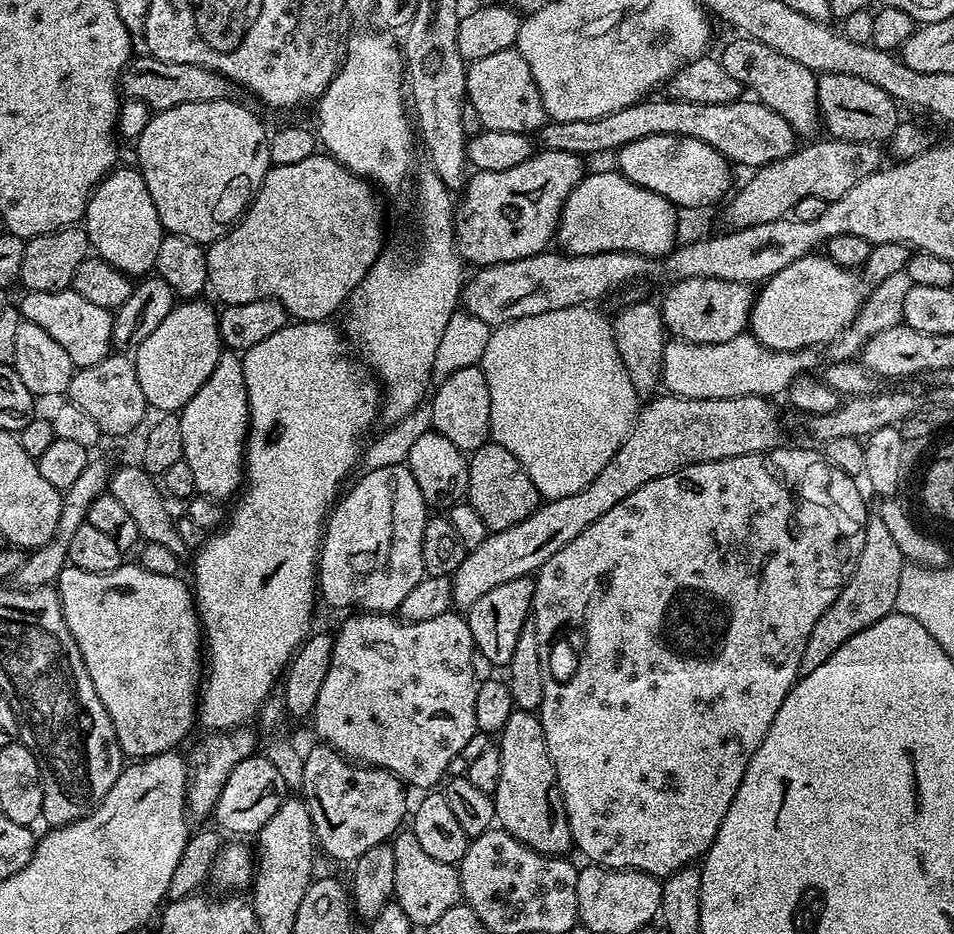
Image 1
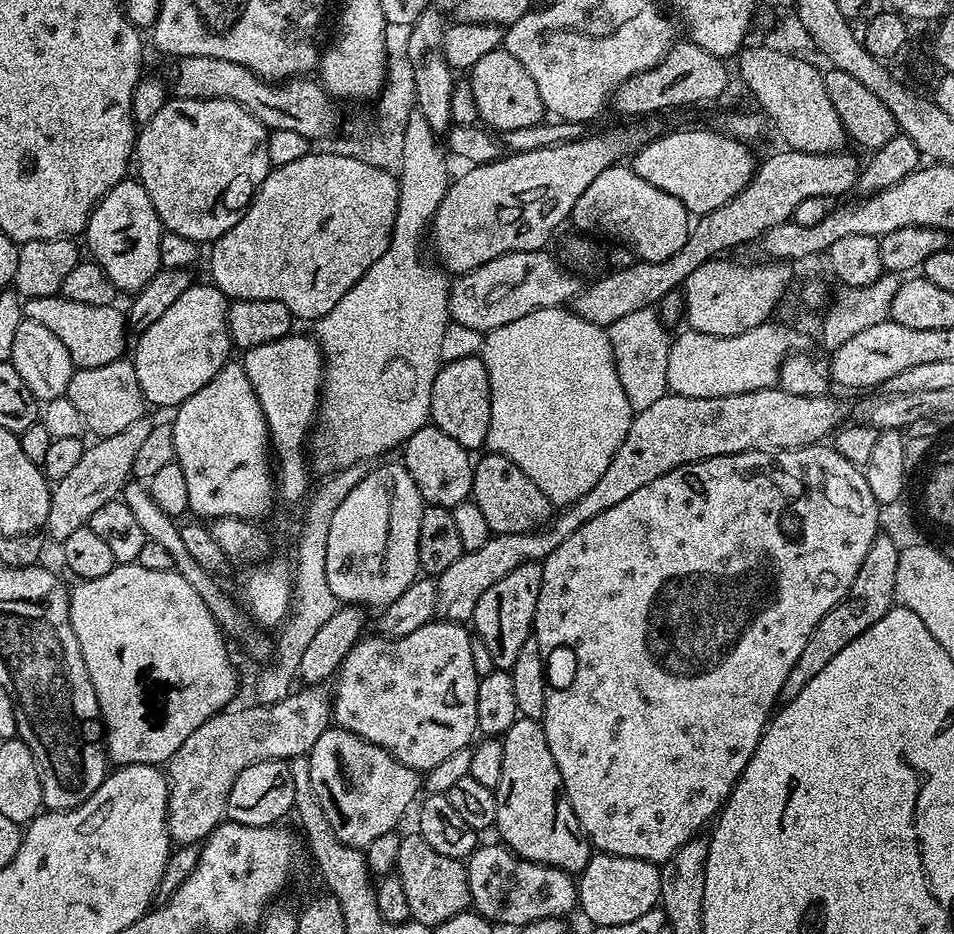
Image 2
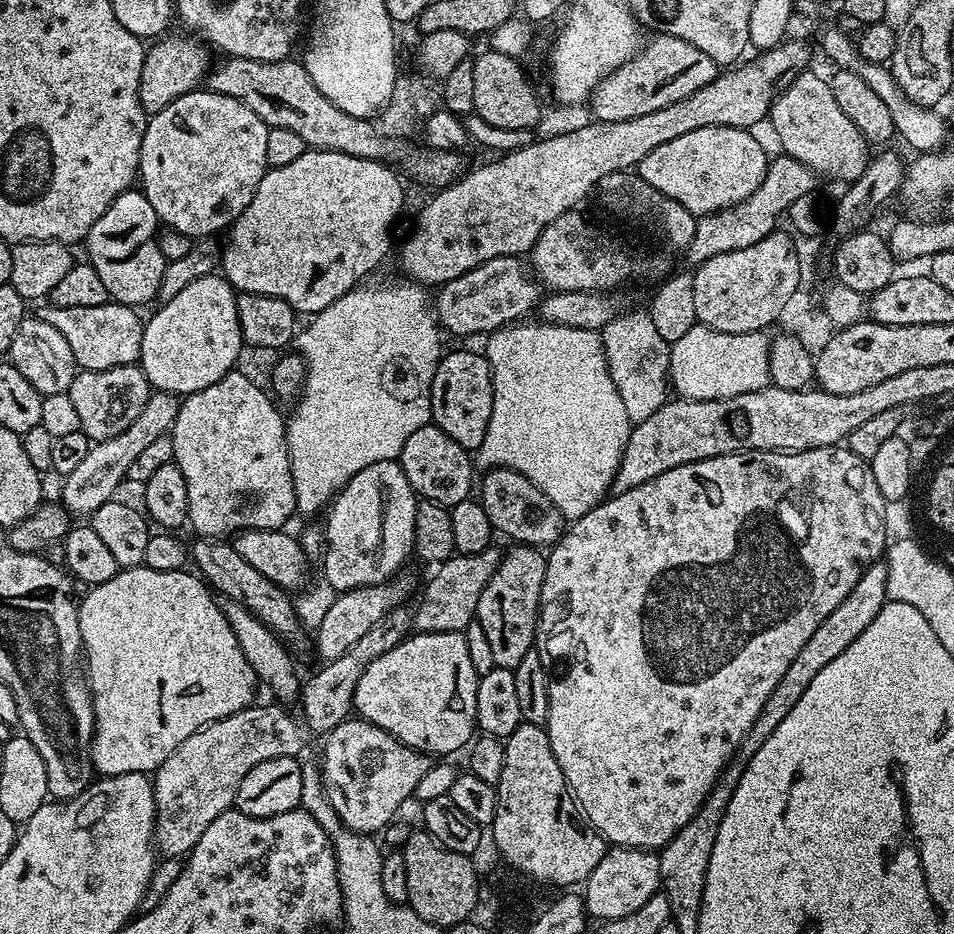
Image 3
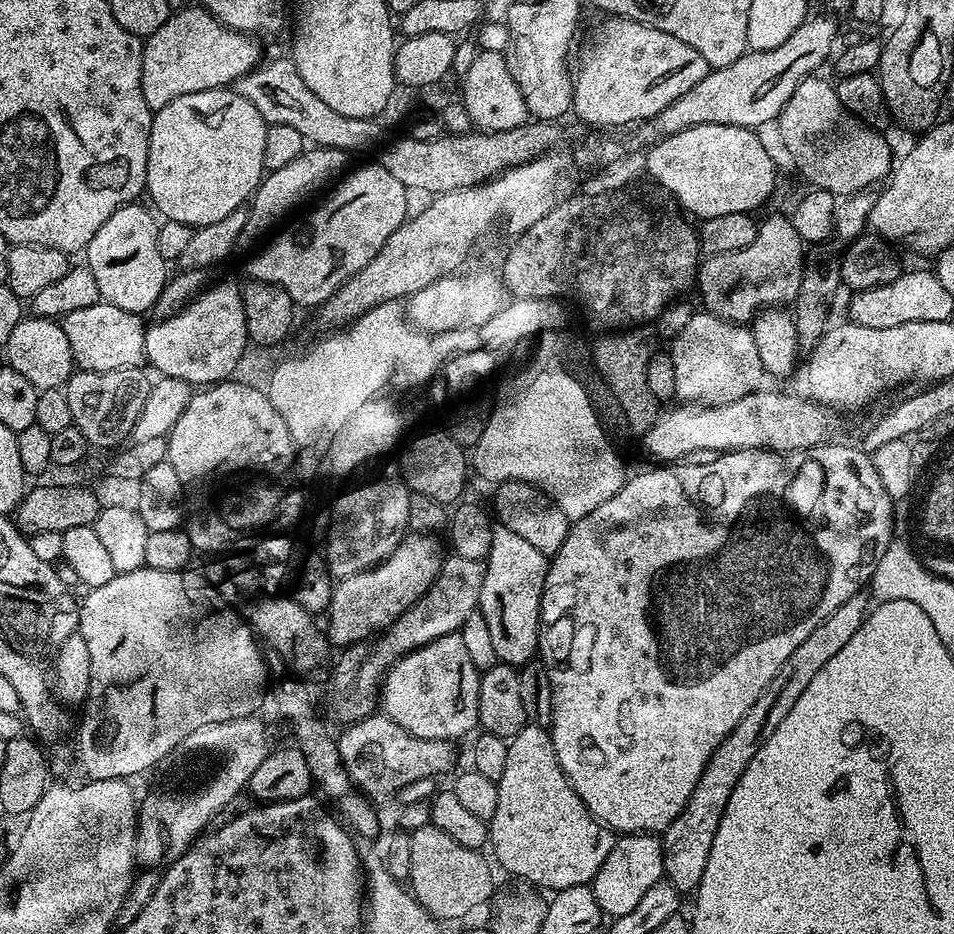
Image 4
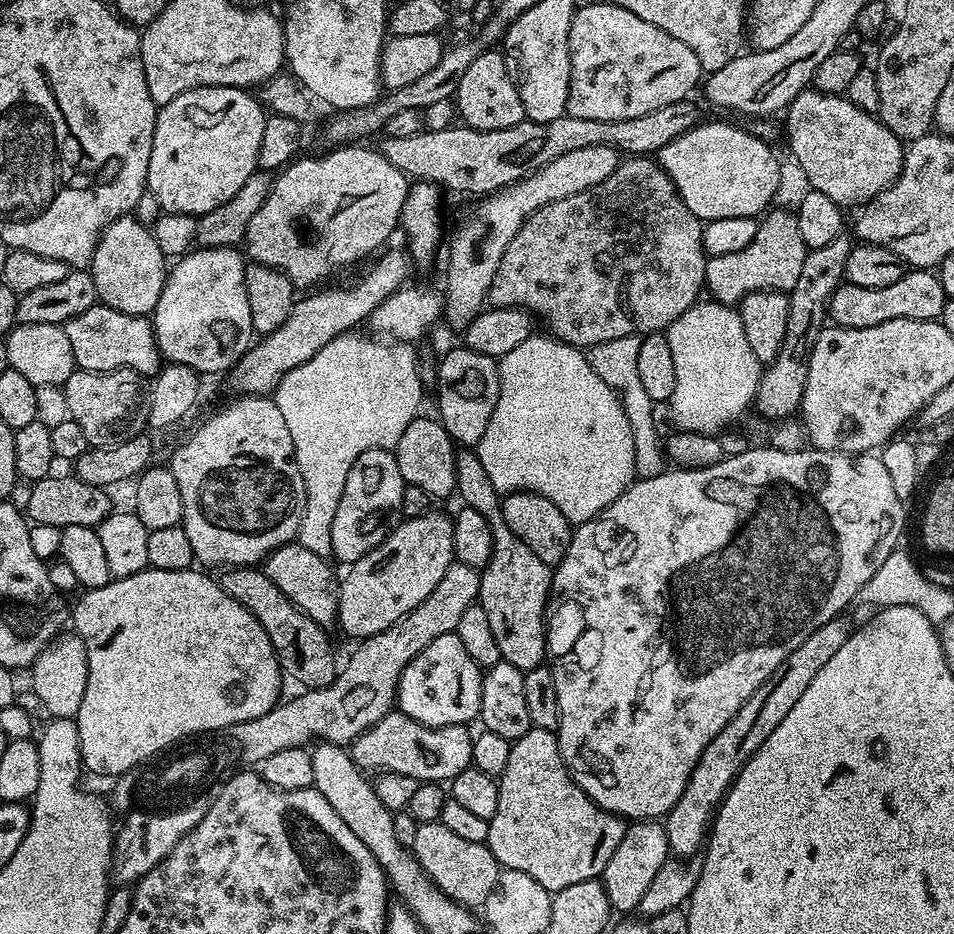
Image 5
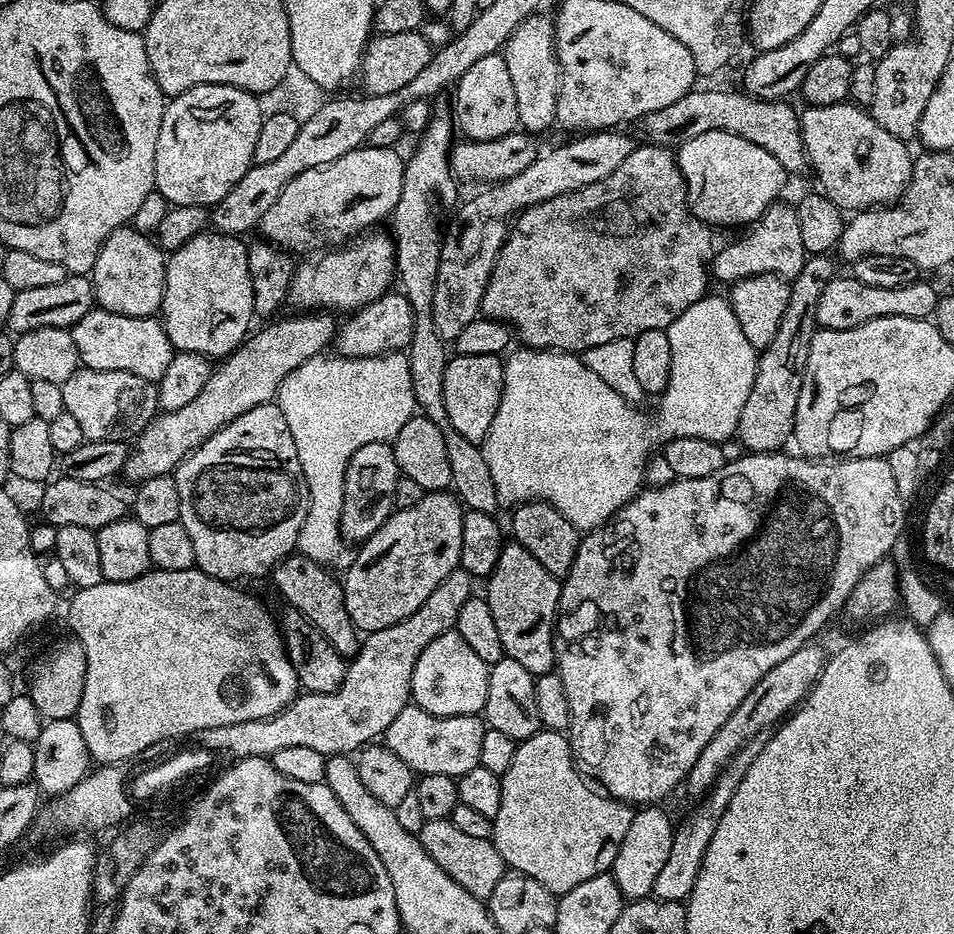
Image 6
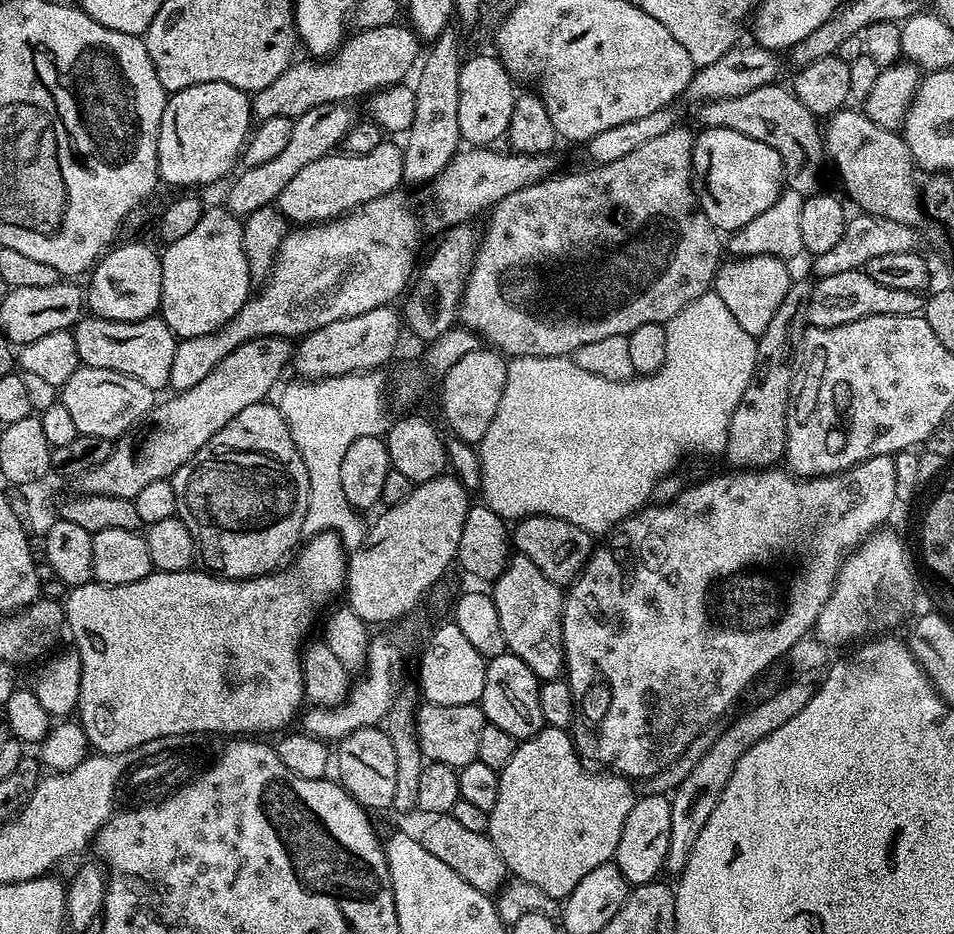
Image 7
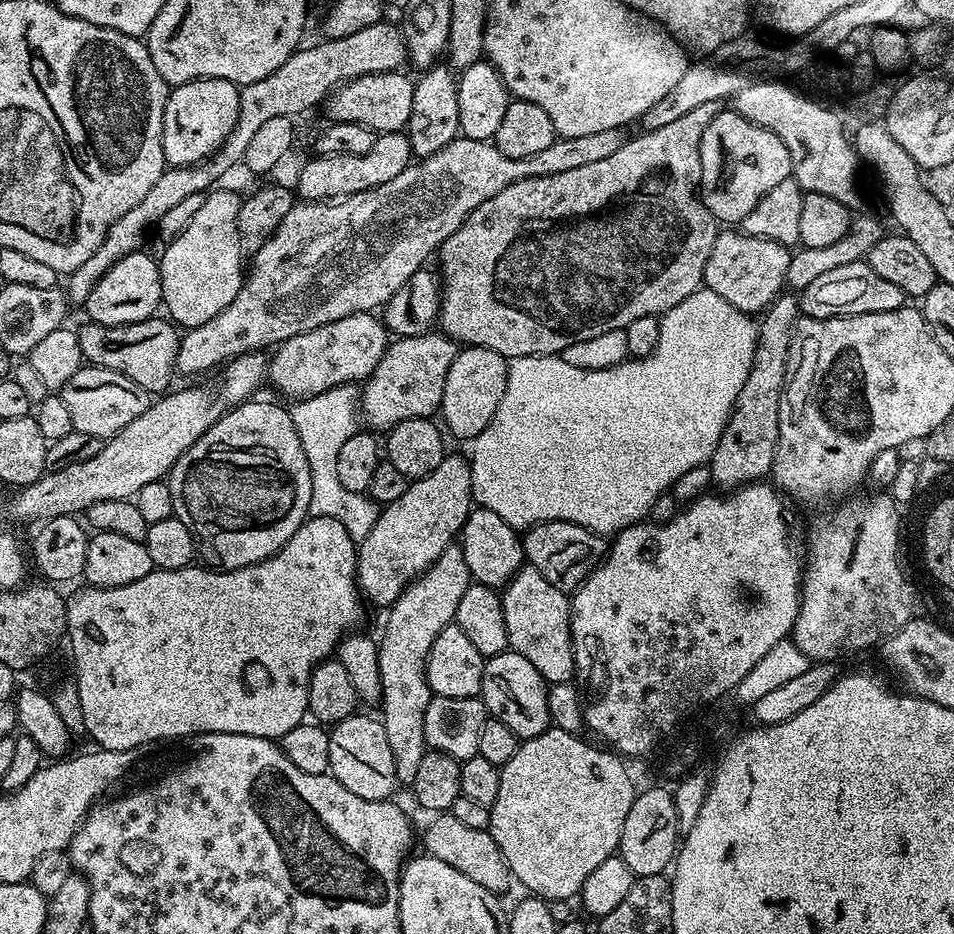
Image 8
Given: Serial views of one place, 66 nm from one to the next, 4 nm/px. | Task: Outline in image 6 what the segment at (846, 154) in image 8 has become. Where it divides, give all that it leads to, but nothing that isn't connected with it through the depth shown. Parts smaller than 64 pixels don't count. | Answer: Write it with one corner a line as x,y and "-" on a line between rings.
708,88
705,92
687,92
678,102
670,102
670,106
662,106
662,110
640,117
634,128
645,136
643,139
647,143
661,146
672,146
707,132
738,134
738,138
746,138
754,142
754,146
762,146
762,150
774,154
785,173
800,174
809,167
797,109
792,109
783,99
757,100
743,90
719,92
716,88

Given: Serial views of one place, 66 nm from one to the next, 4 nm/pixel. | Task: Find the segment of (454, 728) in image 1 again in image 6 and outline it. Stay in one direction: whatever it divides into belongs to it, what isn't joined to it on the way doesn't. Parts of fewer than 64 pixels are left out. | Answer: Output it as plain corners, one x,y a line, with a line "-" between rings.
443,632
418,658
412,675
411,703
435,716
474,716
484,711
489,664
455,632

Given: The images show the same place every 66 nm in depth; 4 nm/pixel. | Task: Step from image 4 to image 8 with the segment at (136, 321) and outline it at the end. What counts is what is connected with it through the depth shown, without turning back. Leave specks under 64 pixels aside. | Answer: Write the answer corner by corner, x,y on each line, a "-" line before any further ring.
153,318
123,324
122,326
102,326
84,322
78,328
76,337
85,361
93,368
114,370
126,374
130,382
138,382
150,394
164,394
169,391
172,376
176,372
176,355
180,349
181,333
171,319

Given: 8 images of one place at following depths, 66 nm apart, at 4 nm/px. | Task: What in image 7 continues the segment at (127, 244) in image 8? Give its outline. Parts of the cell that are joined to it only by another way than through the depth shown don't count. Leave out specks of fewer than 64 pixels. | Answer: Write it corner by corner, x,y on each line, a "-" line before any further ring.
403,23
361,28
353,33
331,56
321,60
304,58
301,64
292,62
270,86
254,93
251,97
253,117
257,121
279,116
295,118
314,106
352,102
355,96
364,98
381,89
403,85
408,80
408,71
415,69
421,59
421,41
411,27

